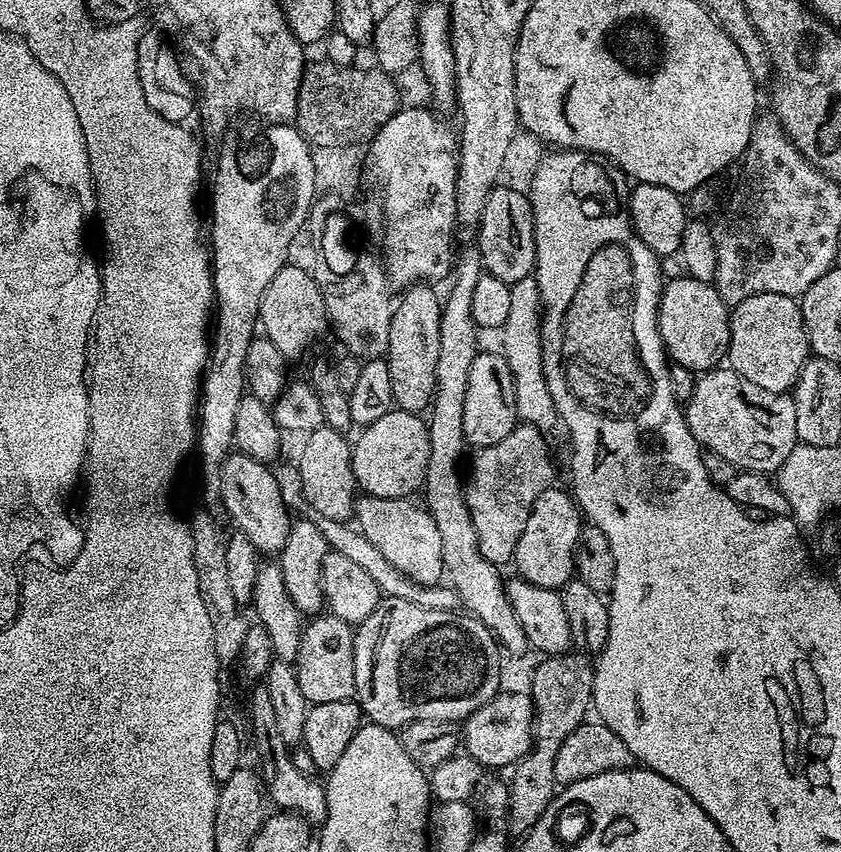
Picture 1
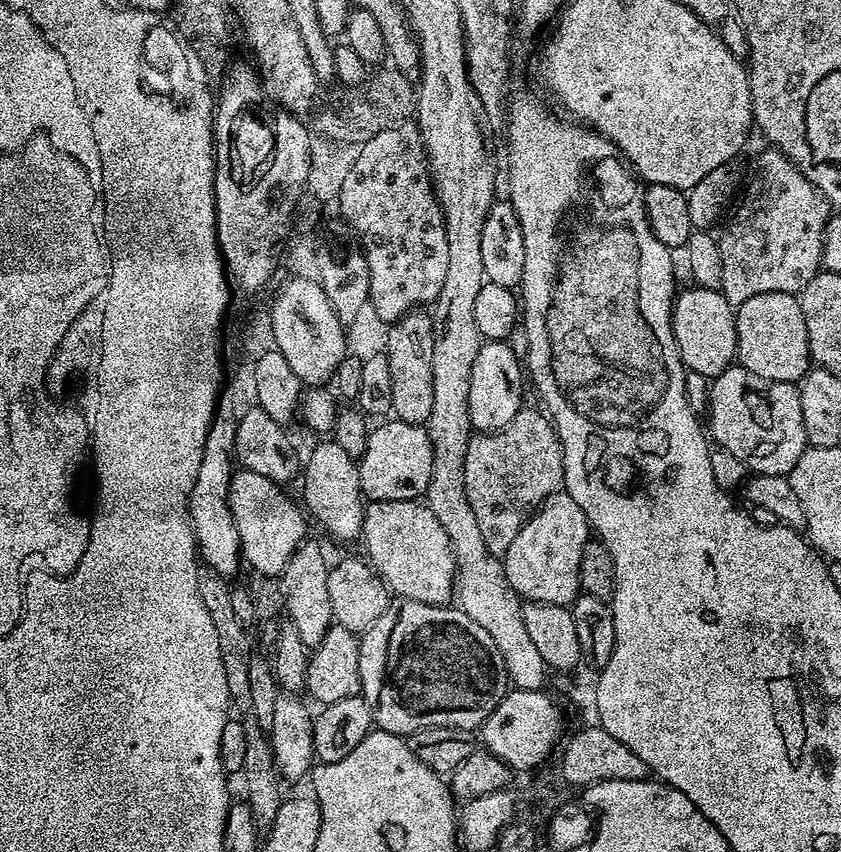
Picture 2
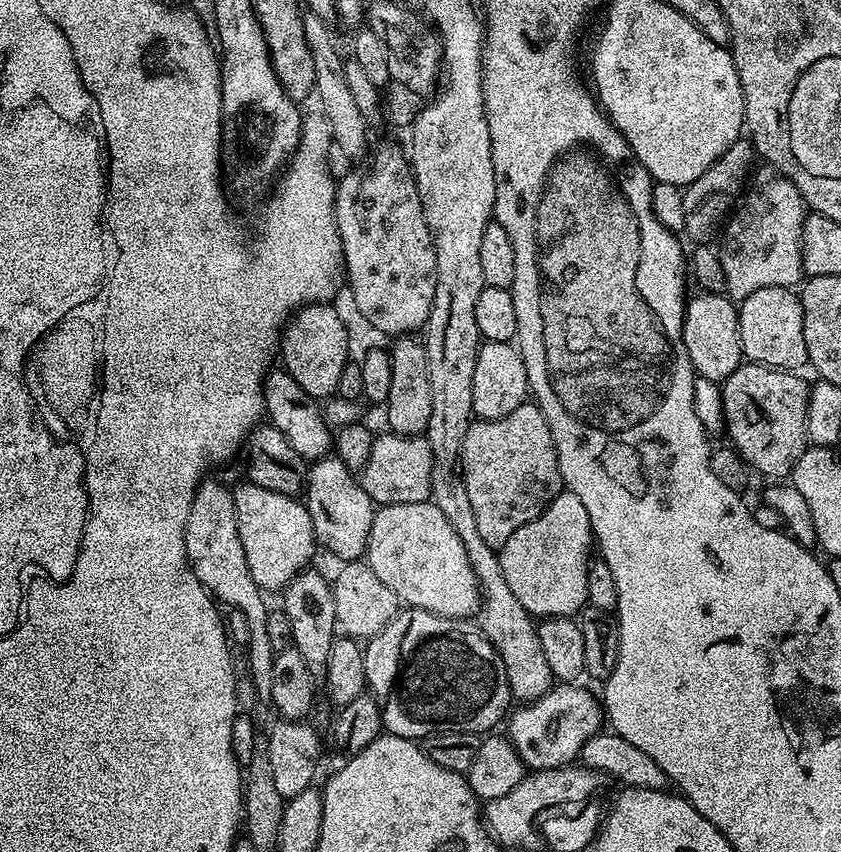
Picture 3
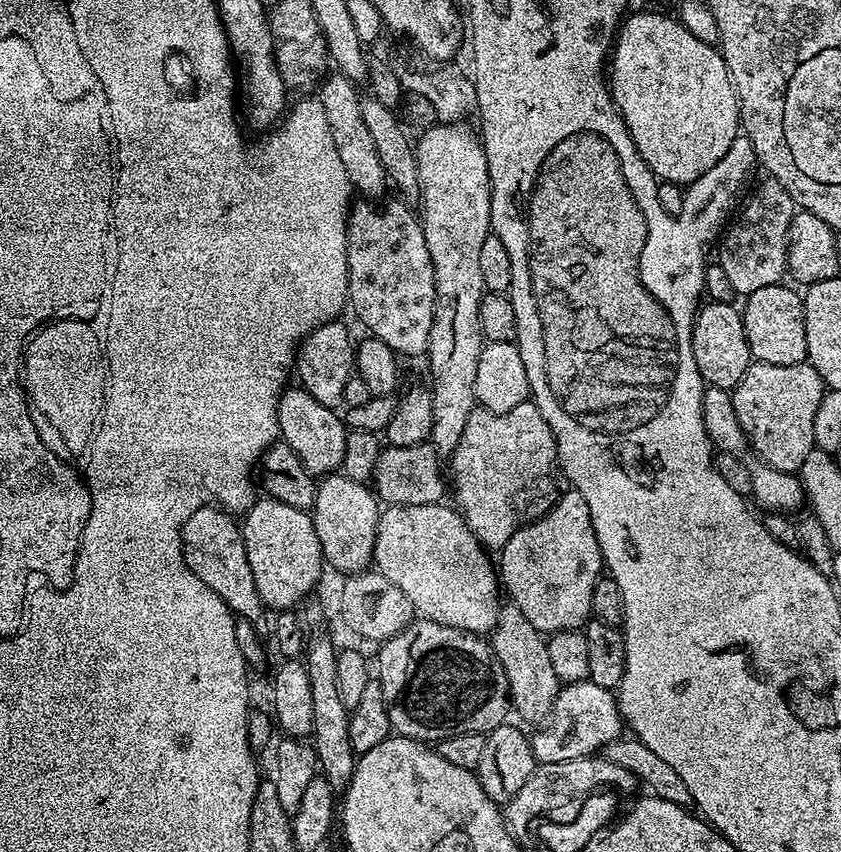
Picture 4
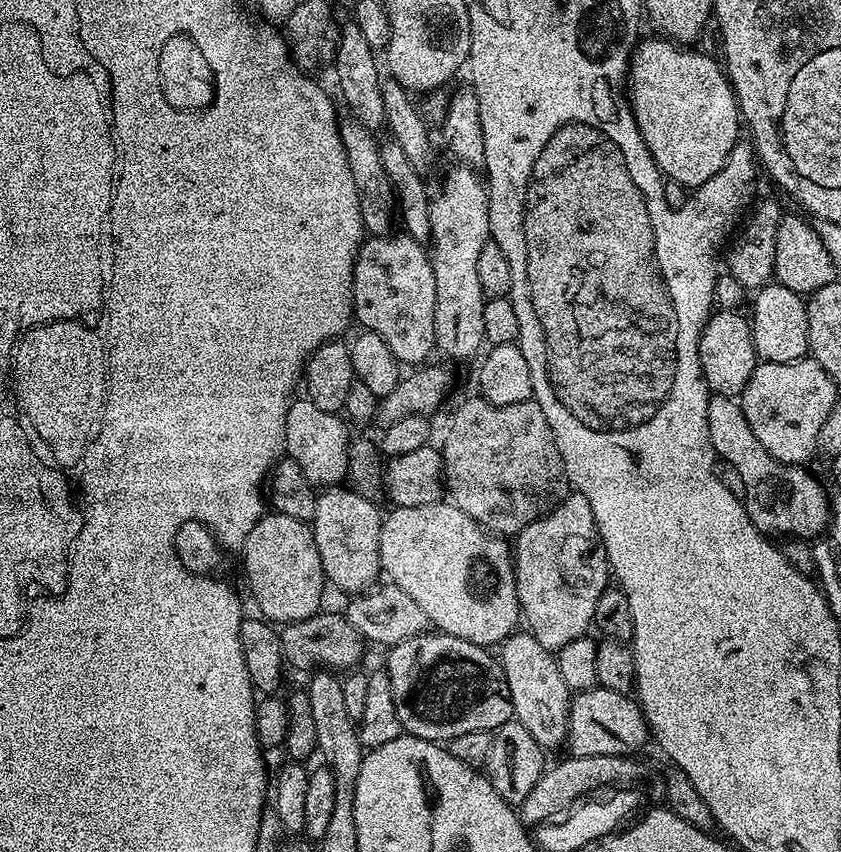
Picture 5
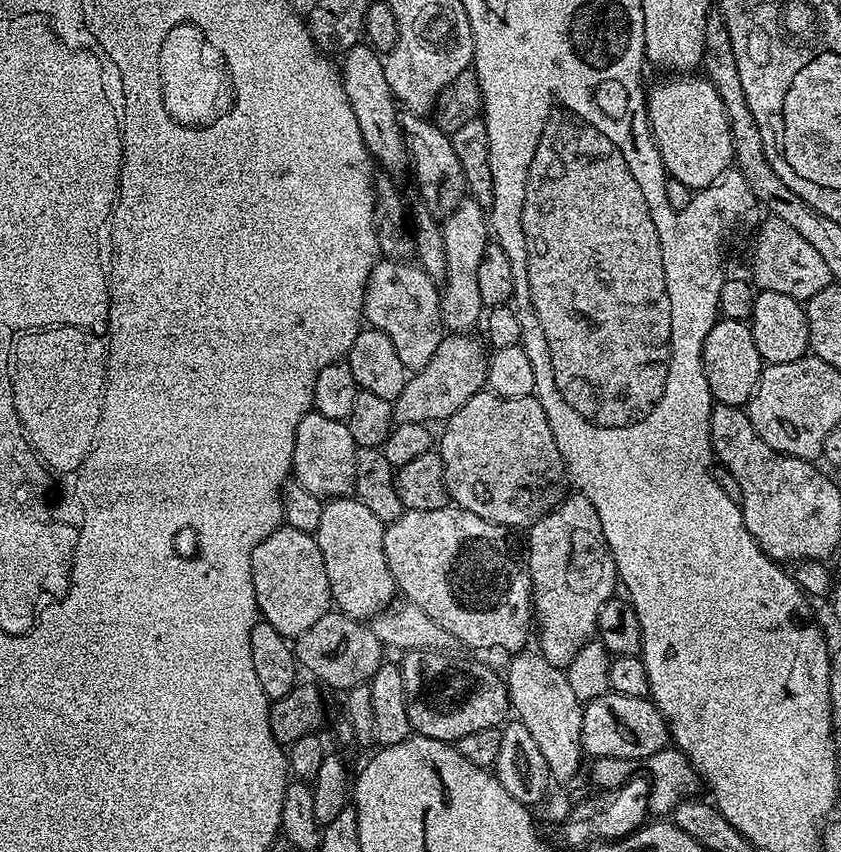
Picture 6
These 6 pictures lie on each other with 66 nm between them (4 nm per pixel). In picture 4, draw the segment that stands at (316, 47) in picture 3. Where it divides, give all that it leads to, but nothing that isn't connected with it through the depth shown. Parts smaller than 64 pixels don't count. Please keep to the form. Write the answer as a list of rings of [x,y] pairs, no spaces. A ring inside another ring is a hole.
[[[333,71],[323,77],[319,85],[318,99],[322,110],[326,110],[326,123],[330,125],[330,138],[334,138],[334,150],[338,150],[338,158],[342,166],[346,166],[348,181],[353,189],[360,192],[365,201],[376,202],[384,191],[389,191],[390,181],[382,162],[378,158],[378,146],[374,146],[374,138],[370,138],[370,129],[362,119],[361,93],[356,93],[357,85],[342,73]]]

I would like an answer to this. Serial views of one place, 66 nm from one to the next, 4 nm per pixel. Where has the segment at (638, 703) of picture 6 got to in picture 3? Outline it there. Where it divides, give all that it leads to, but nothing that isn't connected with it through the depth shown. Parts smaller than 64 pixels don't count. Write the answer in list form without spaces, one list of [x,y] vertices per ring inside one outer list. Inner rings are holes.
[[[576,682],[557,683],[537,700],[521,703],[520,709],[507,717],[507,738],[514,750],[518,750],[525,769],[541,772],[571,765],[579,757],[584,743],[601,731],[601,701],[580,686]]]

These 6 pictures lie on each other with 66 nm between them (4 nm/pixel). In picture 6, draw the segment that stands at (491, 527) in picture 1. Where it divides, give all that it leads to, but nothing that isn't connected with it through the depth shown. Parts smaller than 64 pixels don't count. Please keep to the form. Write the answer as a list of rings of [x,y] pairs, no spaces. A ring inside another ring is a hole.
[[[483,390],[474,394],[461,409],[443,421],[442,428],[444,428],[444,433],[438,436],[438,451],[444,467],[444,485],[448,488],[449,501],[455,507],[470,510],[470,514],[478,514],[478,518],[486,518],[495,524],[503,524],[509,530],[517,530],[516,528],[527,530],[533,524],[538,523],[548,512],[554,511],[560,505],[560,501],[564,499],[566,495],[566,489],[564,489],[564,480],[566,484],[564,459],[562,454],[558,454],[558,442],[554,442],[554,433],[550,431],[550,422],[546,422],[546,410],[542,410],[542,406],[535,395],[526,398],[502,398],[495,396],[493,392]]]

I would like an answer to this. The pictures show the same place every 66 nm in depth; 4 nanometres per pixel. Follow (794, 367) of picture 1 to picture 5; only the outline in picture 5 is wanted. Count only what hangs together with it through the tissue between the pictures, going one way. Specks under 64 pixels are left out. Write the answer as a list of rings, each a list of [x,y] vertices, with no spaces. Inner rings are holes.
[[[769,282],[751,297],[750,323],[752,325],[752,341],[757,357],[763,362],[794,362],[803,360],[809,355],[808,305],[801,293],[790,290],[786,286]]]

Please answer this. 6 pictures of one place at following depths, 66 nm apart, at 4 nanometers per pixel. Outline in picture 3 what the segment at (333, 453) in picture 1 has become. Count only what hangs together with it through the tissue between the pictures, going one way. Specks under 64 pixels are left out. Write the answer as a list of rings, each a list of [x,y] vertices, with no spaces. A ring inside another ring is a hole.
[[[328,454],[309,467],[306,503],[317,541],[323,547],[325,544],[340,562],[356,562],[367,553],[374,505],[354,472],[337,455]]]

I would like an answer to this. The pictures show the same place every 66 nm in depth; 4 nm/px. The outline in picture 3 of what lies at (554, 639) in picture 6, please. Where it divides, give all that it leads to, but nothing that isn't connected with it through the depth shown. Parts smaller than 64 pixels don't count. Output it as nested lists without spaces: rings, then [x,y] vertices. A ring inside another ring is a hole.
[[[561,490],[538,518],[526,522],[526,526],[518,526],[510,534],[510,542],[499,548],[498,555],[514,598],[534,618],[547,618],[575,617],[588,604],[586,578],[591,552],[594,552],[594,537],[590,514],[586,514],[586,506],[582,506],[578,494]]]

